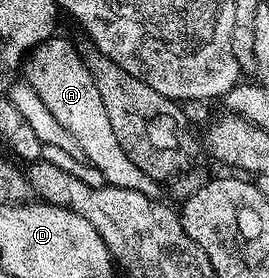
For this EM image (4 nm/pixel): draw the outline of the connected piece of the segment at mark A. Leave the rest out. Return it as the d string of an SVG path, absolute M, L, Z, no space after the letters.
M53 37L42 41L38 46L31 48L29 57L22 67L23 78L42 97L42 105L54 113L58 125L78 141L84 159L91 166L102 173L105 184L110 187L134 189L146 197L157 198L161 193L161 184L157 180L146 177L130 157L126 157L122 145L118 145L118 137L114 137L114 129L110 129L110 117L106 117L106 108L102 106L102 97L94 86L94 77L86 69L82 61L77 44L68 39Z

